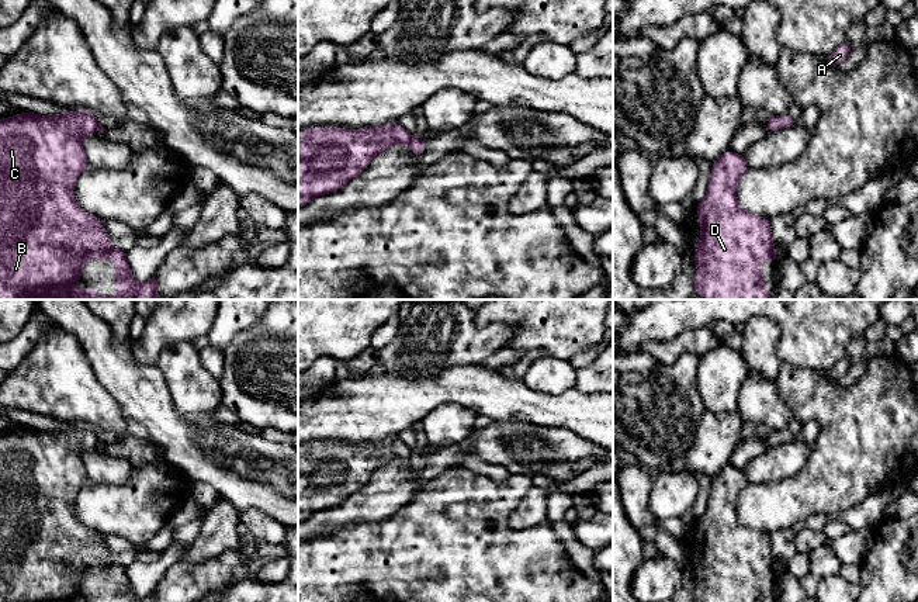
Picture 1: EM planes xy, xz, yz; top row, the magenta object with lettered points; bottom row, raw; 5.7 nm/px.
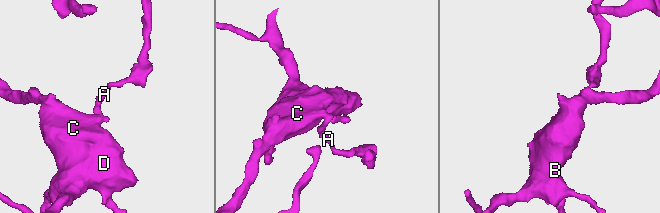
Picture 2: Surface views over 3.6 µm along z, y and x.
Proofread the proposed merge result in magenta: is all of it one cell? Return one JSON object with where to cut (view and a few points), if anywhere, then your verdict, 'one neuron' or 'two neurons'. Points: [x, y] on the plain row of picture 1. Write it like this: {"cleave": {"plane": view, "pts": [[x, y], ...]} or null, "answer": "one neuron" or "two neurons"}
{"cleave": {"plane": "xz", "pts": [[412, 453], [408, 459]]}, "answer": "two neurons"}

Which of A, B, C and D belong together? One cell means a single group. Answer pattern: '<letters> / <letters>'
A / B C D

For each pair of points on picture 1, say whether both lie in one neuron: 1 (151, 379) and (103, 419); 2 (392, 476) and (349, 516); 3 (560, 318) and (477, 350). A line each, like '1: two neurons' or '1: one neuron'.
1: two neurons
2: one neuron
3: two neurons

